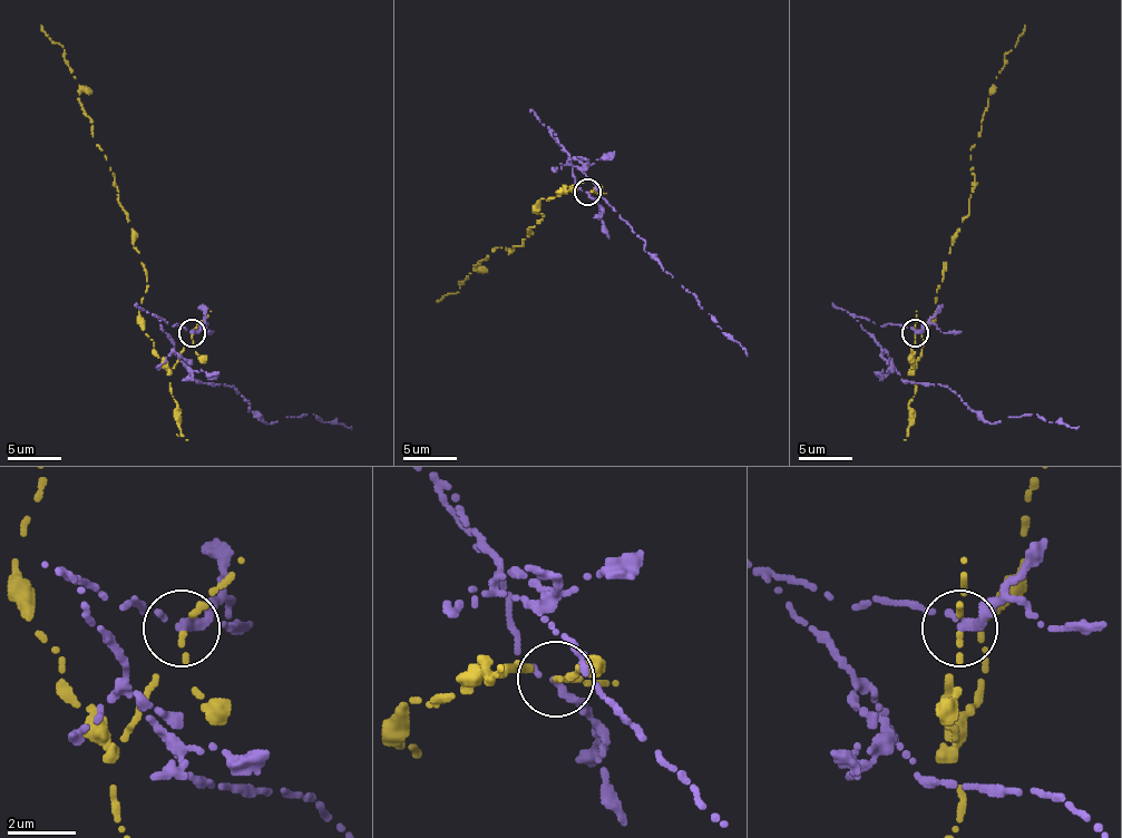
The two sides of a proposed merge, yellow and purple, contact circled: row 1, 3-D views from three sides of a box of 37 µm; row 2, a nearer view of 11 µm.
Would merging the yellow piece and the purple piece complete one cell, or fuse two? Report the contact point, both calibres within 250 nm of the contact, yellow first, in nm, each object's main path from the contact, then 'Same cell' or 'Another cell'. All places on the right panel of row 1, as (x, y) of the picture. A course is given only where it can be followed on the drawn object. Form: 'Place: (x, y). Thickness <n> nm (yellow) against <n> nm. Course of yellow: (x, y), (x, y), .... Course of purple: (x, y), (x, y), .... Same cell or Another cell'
Place: (915, 332). Thickness 170 nm (yellow) against 240 nm. Course of yellow: (916, 334), (913, 370), (954, 234), (969, 213), (975, 175), (969, 150), (988, 90), (1024, 26). Course of purple: (916, 332), (859, 321), (905, 381), (948, 386), (986, 421), (1037, 413), (1079, 427). Another cell

